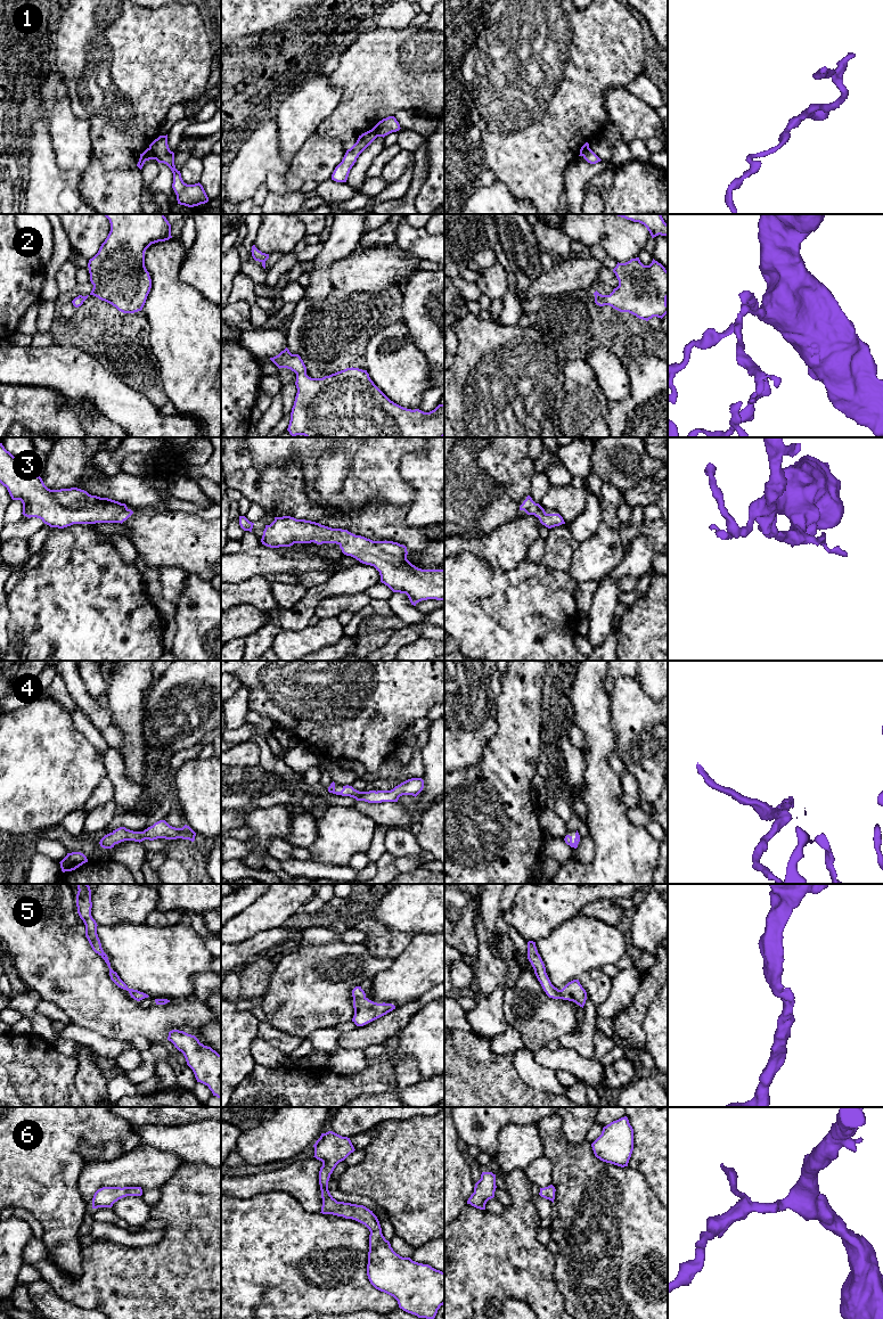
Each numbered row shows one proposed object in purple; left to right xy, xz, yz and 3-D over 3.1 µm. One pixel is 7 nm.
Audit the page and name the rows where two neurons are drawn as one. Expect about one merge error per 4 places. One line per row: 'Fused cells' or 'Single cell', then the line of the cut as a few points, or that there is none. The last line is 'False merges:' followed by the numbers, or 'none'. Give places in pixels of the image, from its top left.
1: Fused cells. Split along xy (148, 148), (155, 158)
2: Single cell. No split
3: Single cell. No split
4: Single cell. No split
5: Single cell. No split
6: Single cell. No split
False merges: 1

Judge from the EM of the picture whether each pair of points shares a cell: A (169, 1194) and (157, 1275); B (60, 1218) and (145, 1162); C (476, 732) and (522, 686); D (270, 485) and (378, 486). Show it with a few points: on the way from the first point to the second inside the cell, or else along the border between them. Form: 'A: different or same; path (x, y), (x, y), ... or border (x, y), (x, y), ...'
A: same; path (174, 1214), (174, 1254)
B: different; border (79, 1174), (78, 1188), (82, 1197), (91, 1206)
C: different; border (501, 686), (496, 703), (497, 731), (490, 738)
D: different; border (294, 460), (301, 465), (304, 492), (321, 506)

